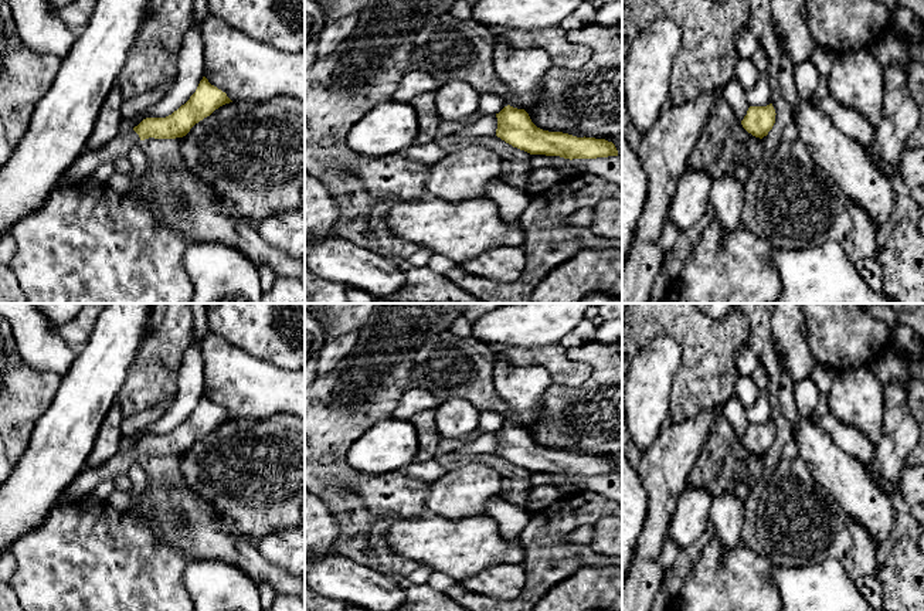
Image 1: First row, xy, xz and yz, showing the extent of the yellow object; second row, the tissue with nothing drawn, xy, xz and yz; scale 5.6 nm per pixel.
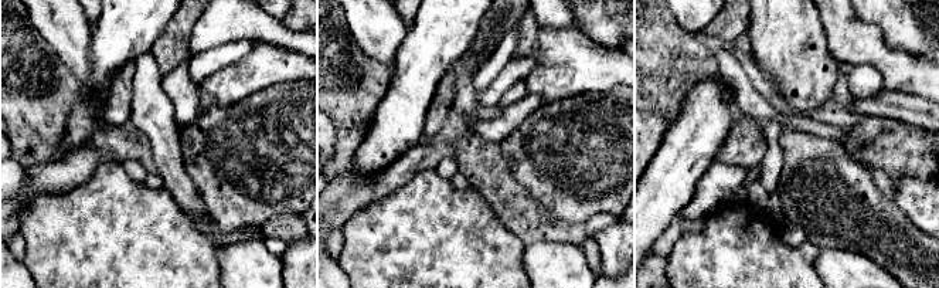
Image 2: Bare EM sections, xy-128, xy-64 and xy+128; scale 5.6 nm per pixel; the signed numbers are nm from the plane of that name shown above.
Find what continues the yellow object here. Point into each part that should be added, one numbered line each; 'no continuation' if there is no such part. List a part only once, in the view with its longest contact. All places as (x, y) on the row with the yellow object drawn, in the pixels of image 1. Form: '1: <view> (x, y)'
1: xy (89, 160)

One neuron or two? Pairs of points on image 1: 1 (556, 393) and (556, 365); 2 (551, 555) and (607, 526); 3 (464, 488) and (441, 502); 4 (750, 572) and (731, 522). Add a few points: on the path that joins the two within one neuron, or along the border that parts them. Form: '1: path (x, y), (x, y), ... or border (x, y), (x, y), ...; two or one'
1: border (551, 382), (560, 386), (570, 386); two
2: border (607, 515), (603, 515), (593, 525); two
3: path (458, 494), (447, 496); one
4: border (713, 536), (726, 550), (740, 543); two

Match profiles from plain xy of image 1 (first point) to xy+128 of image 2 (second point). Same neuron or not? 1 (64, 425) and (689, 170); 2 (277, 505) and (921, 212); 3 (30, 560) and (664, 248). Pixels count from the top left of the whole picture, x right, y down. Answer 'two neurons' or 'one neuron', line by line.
1: one neuron
2: two neurons
3: two neurons

